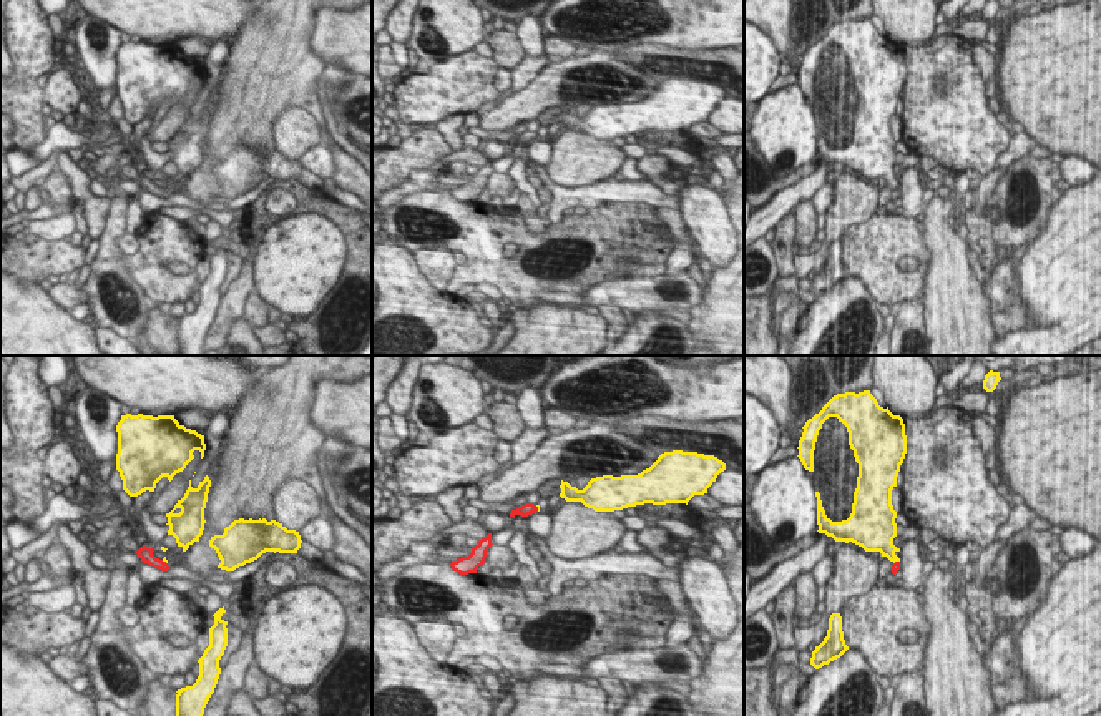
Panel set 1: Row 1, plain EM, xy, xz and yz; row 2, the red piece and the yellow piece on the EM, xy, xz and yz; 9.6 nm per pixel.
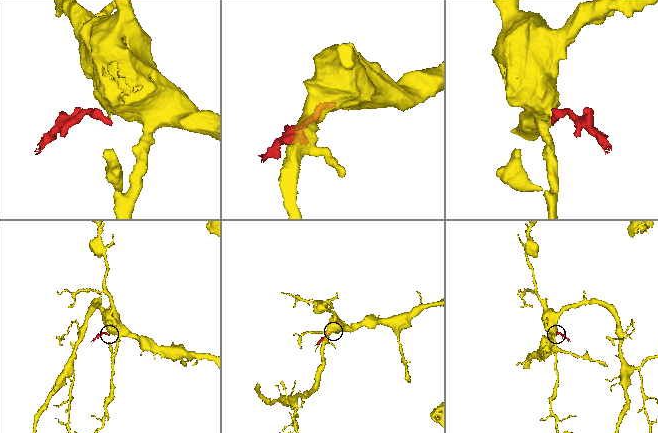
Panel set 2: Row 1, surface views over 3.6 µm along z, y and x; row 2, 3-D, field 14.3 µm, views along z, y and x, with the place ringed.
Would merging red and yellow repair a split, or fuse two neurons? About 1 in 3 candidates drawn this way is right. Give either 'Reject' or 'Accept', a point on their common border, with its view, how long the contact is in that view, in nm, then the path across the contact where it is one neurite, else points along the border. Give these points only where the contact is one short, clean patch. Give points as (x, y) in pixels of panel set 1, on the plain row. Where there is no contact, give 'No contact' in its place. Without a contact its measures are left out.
Reject. Touches red at xz (537, 137). Shared border 70 nm. Boundary: xz (535, 133), (538, 138).

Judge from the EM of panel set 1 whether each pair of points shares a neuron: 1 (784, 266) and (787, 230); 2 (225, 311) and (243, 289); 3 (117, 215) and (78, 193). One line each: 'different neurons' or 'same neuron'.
1: same neuron
2: same neuron
3: different neurons

